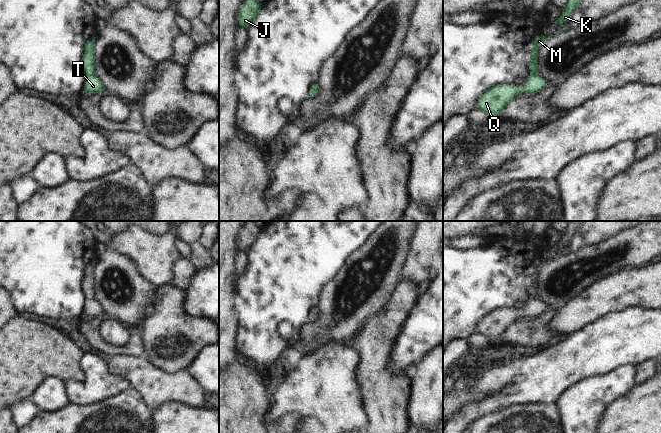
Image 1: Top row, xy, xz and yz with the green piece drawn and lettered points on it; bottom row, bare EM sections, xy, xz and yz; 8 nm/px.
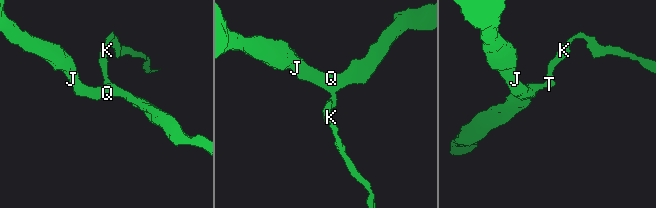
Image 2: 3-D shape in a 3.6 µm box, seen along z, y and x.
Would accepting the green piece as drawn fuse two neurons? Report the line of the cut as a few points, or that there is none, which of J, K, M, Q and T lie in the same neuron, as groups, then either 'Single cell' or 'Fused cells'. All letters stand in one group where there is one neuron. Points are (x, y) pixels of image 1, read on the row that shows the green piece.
No split. Groups: J K M Q T. Single cell

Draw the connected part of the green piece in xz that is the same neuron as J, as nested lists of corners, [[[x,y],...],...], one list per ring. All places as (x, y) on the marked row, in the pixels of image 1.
[[[245,0],[239,13],[239,25],[247,28],[257,18],[261,6],[257,0]]]

